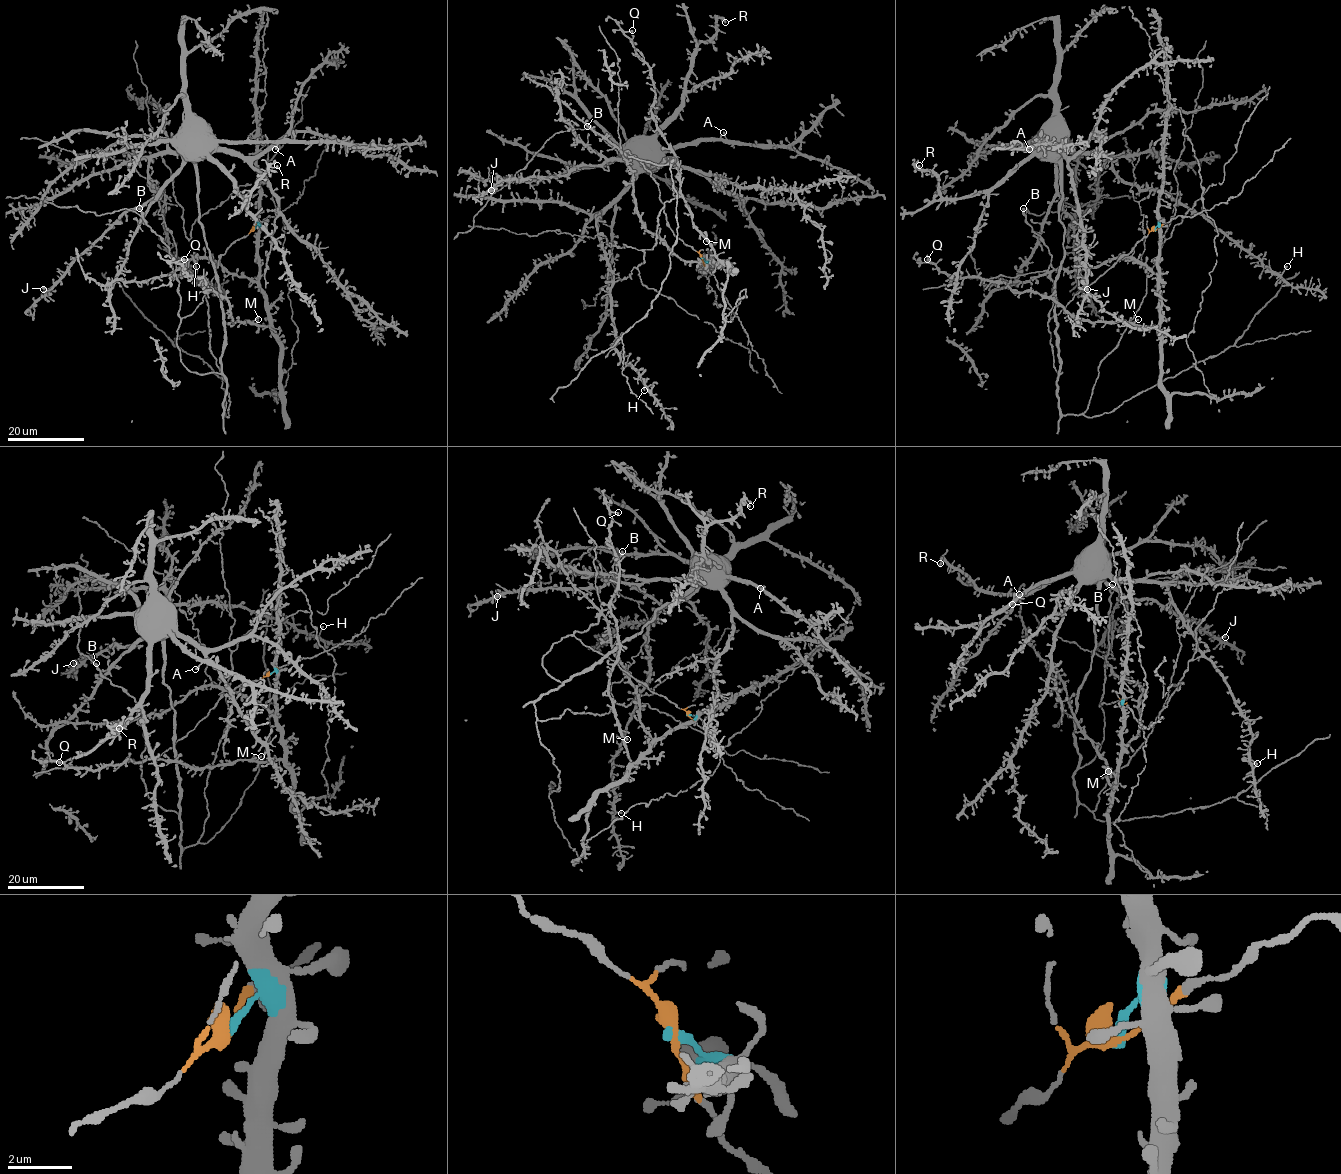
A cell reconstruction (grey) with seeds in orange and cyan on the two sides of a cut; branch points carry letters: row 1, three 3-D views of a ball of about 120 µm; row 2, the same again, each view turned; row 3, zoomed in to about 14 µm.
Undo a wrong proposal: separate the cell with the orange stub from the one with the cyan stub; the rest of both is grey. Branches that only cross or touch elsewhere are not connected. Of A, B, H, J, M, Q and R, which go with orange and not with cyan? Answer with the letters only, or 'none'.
A, B, H, J, R

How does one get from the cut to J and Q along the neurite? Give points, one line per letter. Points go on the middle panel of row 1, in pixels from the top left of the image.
J: (702, 258), (670, 227), (651, 173), (625, 153), (656, 164), (670, 158), (657, 167), (576, 165), (491, 190)
Q: (702, 258), (718, 262), (680, 192), (679, 163), (651, 108), (651, 67), (624, 33), (633, 30)

